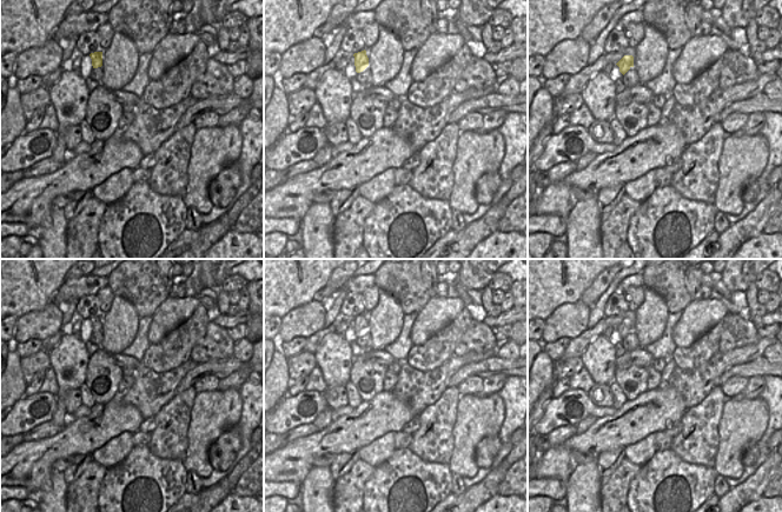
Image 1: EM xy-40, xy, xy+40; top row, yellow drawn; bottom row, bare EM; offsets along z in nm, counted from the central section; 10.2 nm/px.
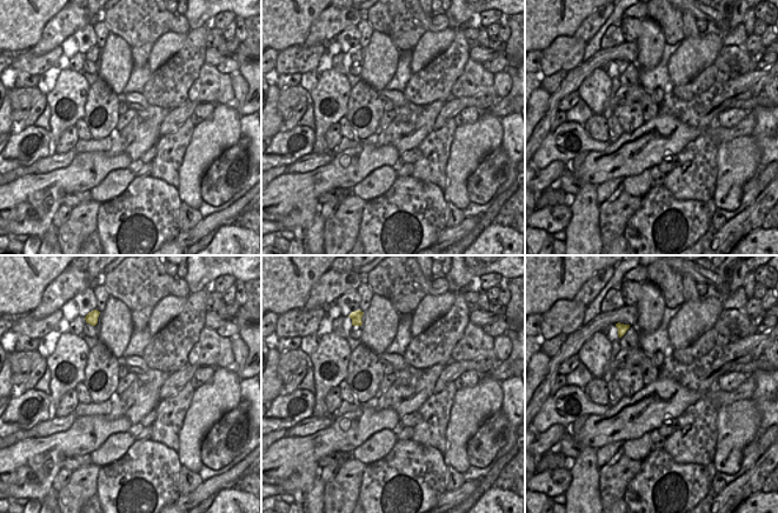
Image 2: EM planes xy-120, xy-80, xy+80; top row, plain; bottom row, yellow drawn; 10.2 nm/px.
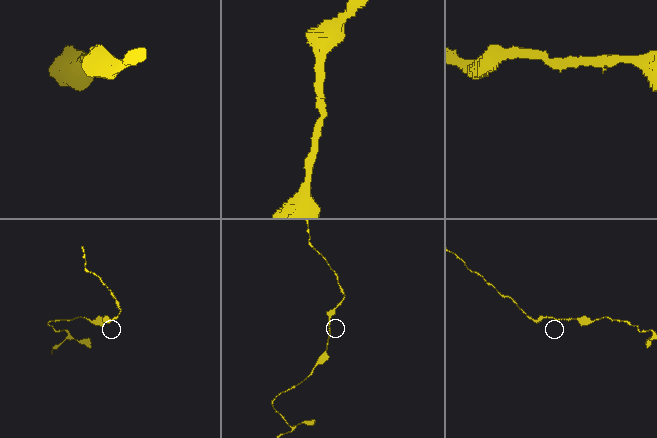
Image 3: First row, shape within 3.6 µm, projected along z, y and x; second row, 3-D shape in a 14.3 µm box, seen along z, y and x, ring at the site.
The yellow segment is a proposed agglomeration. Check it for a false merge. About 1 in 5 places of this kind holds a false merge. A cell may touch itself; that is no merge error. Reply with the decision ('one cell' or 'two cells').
one cell

